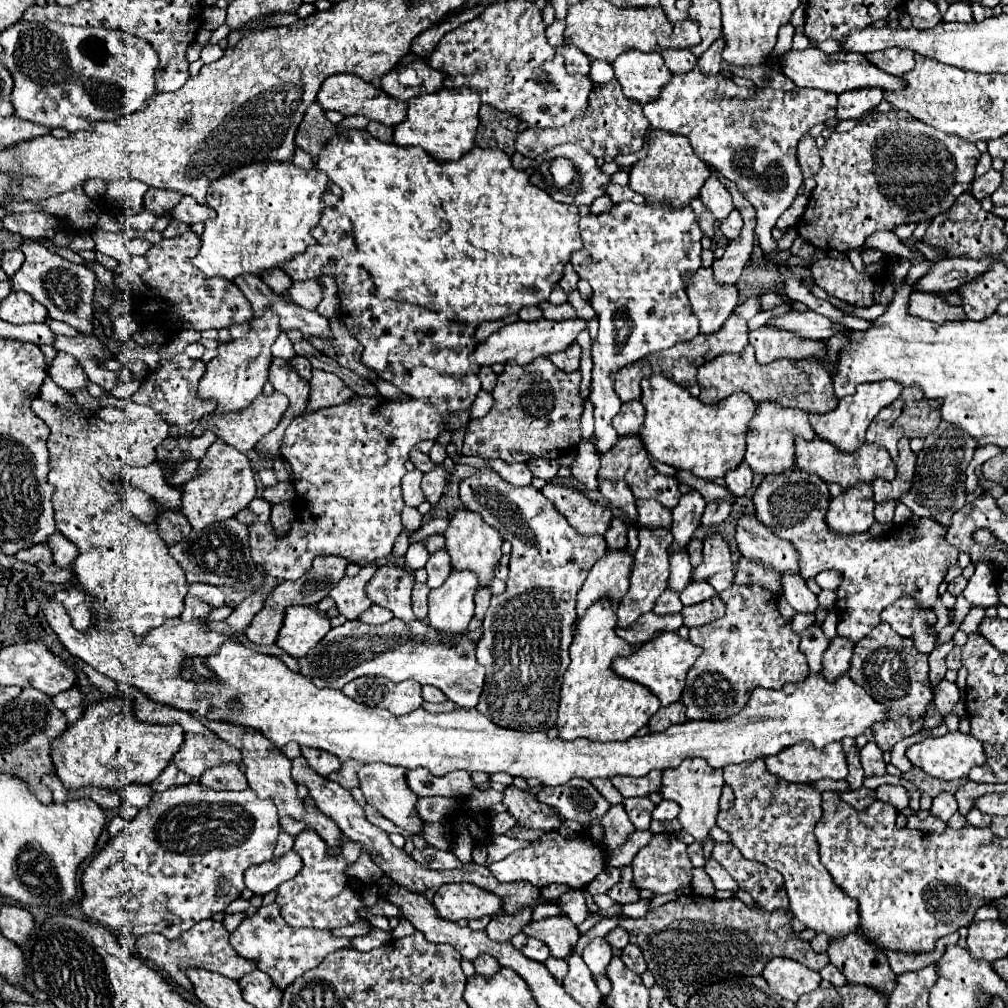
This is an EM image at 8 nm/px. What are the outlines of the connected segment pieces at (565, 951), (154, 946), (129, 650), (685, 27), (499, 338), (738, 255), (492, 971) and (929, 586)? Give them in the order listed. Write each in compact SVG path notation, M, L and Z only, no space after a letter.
M556 915L550 919L528 923L522 931L528 937L544 941L550 949L550 955L556 959L566 959L580 937L576 925L566 915Z
M206 919L206 921L198 923L198 925L194 925L192 929L188 929L186 933L182 933L182 937L178 937L178 941L166 941L166 937L162 937L160 933L142 935L142 937L136 939L136 951L138 951L138 957L142 961L166 971L176 985L190 991L192 985L190 985L190 979L186 977L186 969L190 969L190 967L210 969L210 971L222 973L222 975L226 975L230 979L236 979L236 981L242 979L246 973L258 969L256 961L244 959L232 949L232 945L228 943L228 935L230 933L226 931L224 923L214 921L214 919Z
M36 593L42 611L50 623L50 627L60 637L62 645L74 655L98 669L102 675L118 681L138 687L150 701L160 705L170 705L174 709L192 711L198 717L212 719L212 721L230 721L234 725L258 729L264 733L276 747L284 747L290 741L296 741L306 747L324 749L332 755L336 755L340 761L360 761L360 763L388 763L388 765L400 765L406 769L418 769L426 767L432 775L446 775L456 769L464 769L468 773L484 771L484 773L496 773L504 771L510 775L522 775L522 777L536 777L542 785L564 785L566 781L574 777L582 779L596 779L596 777L616 777L616 775L630 775L630 777L642 777L654 769L670 769L676 767L686 757L702 757L706 759L714 769L724 769L730 763L744 763L754 759L764 759L770 755L780 753L782 749L810 741L814 747L822 749L832 741L840 741L844 737L858 737L868 729L872 723L882 721L888 717L886 707L876 703L860 685L856 685L848 675L838 677L836 683L824 681L822 675L808 675L806 681L784 685L782 689L754 689L750 693L750 701L742 711L726 721L686 721L680 725L670 725L670 729L662 733L648 733L644 737L632 737L630 741L612 741L612 743L600 743L590 739L576 739L572 743L564 739L550 739L544 731L516 731L494 725L486 715L478 713L476 709L454 709L450 713L428 713L426 709L416 709L406 715L392 715L386 709L378 707L366 707L362 703L352 701L342 691L334 689L318 689L312 681L302 677L296 671L290 671L286 663L282 663L274 655L256 653L250 647L242 643L230 641L224 633L206 631L204 623L184 623L180 619L166 621L166 625L152 629L144 637L136 637L128 629L120 629L116 633L104 633L96 627L90 627L86 633L80 633L72 627L70 617L66 615L64 607L54 601L46 599L44 593Z
M686 19L684 23L674 25L674 33L668 39L660 39L658 41L658 49L690 49L694 45L700 43L700 33L698 33L698 25L694 25L694 21Z
M568 319L568 321L514 321L508 323L504 327L500 327L496 333L492 333L484 343L476 345L476 349L470 353L470 361L484 367L492 367L496 363L508 363L508 361L516 361L516 365L528 365L532 363L536 357L548 357L552 353L558 353L562 349L566 349L570 343L576 341L578 333L586 327L584 319Z
M714 171L714 175L726 185L726 189L732 193L734 199L734 207L740 211L742 219L744 219L744 227L742 233L736 241L730 241L730 245L726 247L726 253L714 261L712 271L714 271L714 279L724 281L724 285L732 285L740 279L742 267L746 265L750 253L752 253L752 245L754 245L754 225L756 225L756 213L754 207L742 197L742 193L738 193L736 185L732 181L726 181L726 177L722 177L718 171Z
M480 955L476 961L474 961L474 967L476 967L476 973L482 975L482 977L492 977L498 973L500 965L498 961L494 961L494 957L490 955Z
M798 469L790 473L782 473L782 475L768 475L754 495L758 521L762 521L780 539L788 539L796 545L800 553L802 579L810 579L824 569L834 569L844 575L842 583L836 590L836 608L840 613L838 635L850 639L852 643L860 641L880 623L880 611L902 597L914 597L922 605L922 609L930 609L936 605L938 587L944 581L948 569L956 565L956 549L946 543L944 537L948 529L944 525L940 525L936 519L920 519L916 523L912 521L904 523L898 527L898 531L888 531L882 537L870 537L868 533L842 537L842 535L832 533L824 521L828 501L830 501L830 495L828 495L826 483L820 477L798 471Z

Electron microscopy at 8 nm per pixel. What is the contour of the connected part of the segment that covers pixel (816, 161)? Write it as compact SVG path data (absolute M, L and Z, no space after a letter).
M804 135L798 143L798 165L802 169L804 179L814 177L818 173L818 169L822 167L822 159L820 159L816 141L810 135Z

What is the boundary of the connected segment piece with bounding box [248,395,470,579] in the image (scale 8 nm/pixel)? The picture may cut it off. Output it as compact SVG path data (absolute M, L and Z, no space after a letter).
M354 395L350 401L342 405L328 407L310 415L296 417L286 429L282 441L282 457L292 465L294 487L298 497L304 501L304 507L298 511L298 519L294 519L292 529L286 537L276 539L272 527L268 523L258 523L250 529L250 551L252 559L260 563L268 575L280 579L298 579L302 577L316 555L340 555L350 563L378 563L384 561L396 537L402 531L400 511L404 507L400 479L406 475L404 463L408 461L410 449L424 439L436 439L442 431L442 423L448 421L446 429L456 429L466 423L470 411L462 411L456 415L442 417L438 409L428 407L424 401L412 399L408 403L388 401L386 405L378 403L378 397L362 397Z

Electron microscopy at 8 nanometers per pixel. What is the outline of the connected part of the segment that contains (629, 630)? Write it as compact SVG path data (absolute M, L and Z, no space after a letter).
M650 611L642 617L638 617L638 621L634 621L634 625L628 625L624 629L616 627L616 635L622 637L624 641L628 641L630 645L638 645L638 643L646 643L654 631L678 631L680 625L682 625L680 613L660 617Z

